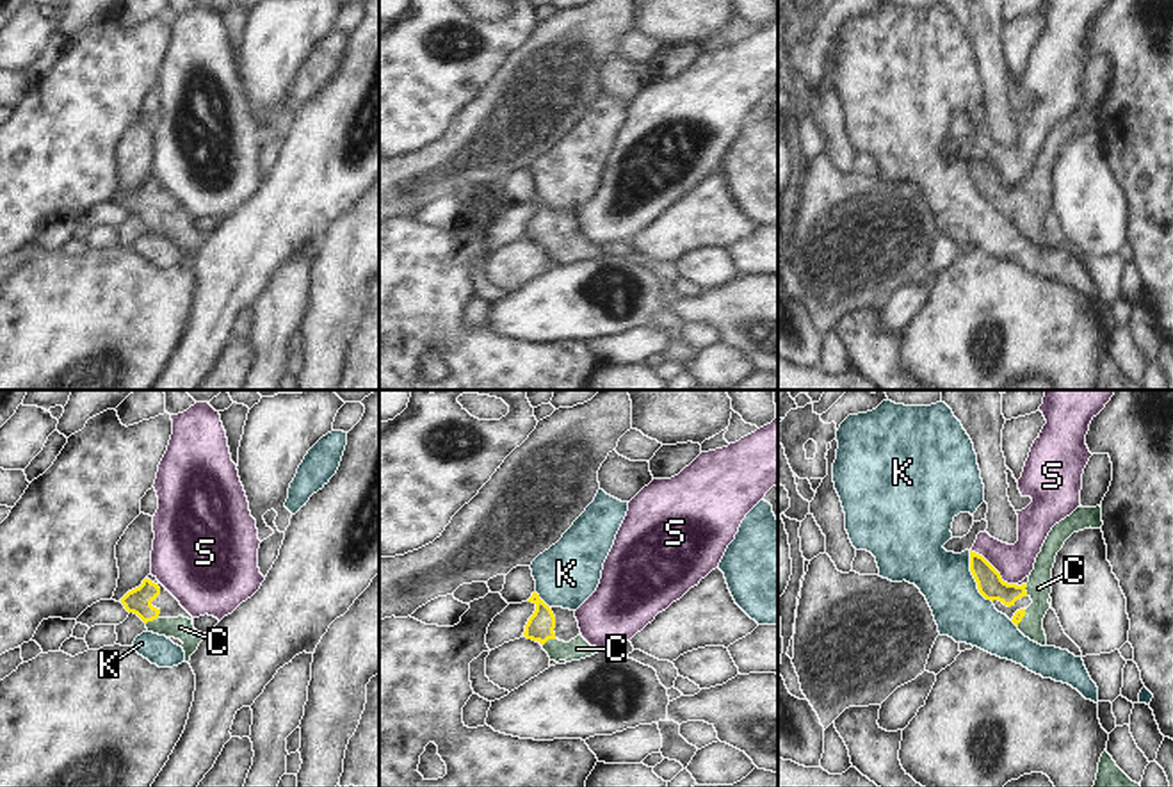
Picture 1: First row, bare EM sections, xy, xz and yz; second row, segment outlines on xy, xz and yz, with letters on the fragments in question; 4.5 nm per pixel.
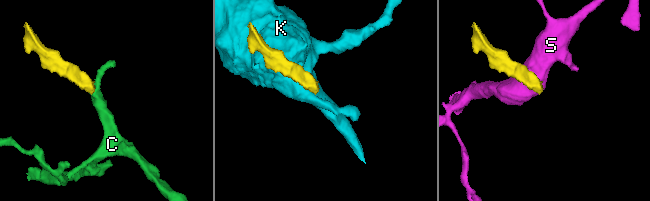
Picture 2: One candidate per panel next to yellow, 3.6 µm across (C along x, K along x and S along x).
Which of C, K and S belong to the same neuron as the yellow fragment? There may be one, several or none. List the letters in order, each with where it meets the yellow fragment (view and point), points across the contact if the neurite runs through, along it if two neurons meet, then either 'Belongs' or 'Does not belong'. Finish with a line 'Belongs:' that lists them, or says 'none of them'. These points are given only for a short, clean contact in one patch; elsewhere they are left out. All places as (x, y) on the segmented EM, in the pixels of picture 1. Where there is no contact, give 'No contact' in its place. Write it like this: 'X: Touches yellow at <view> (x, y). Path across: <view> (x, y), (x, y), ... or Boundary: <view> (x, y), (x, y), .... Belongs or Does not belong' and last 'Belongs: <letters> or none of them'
C: Touches yellow at xy (152, 620). Path across: xy (137, 600), (152, 620), (180, 627). Belongs
K: Touches yellow at yz (974, 577). Does not belong
S: Touches yellow at yz (994, 568). Boundary: yz (970, 549), (1004, 581), (1015, 584). Does not belong
Belongs: C.

